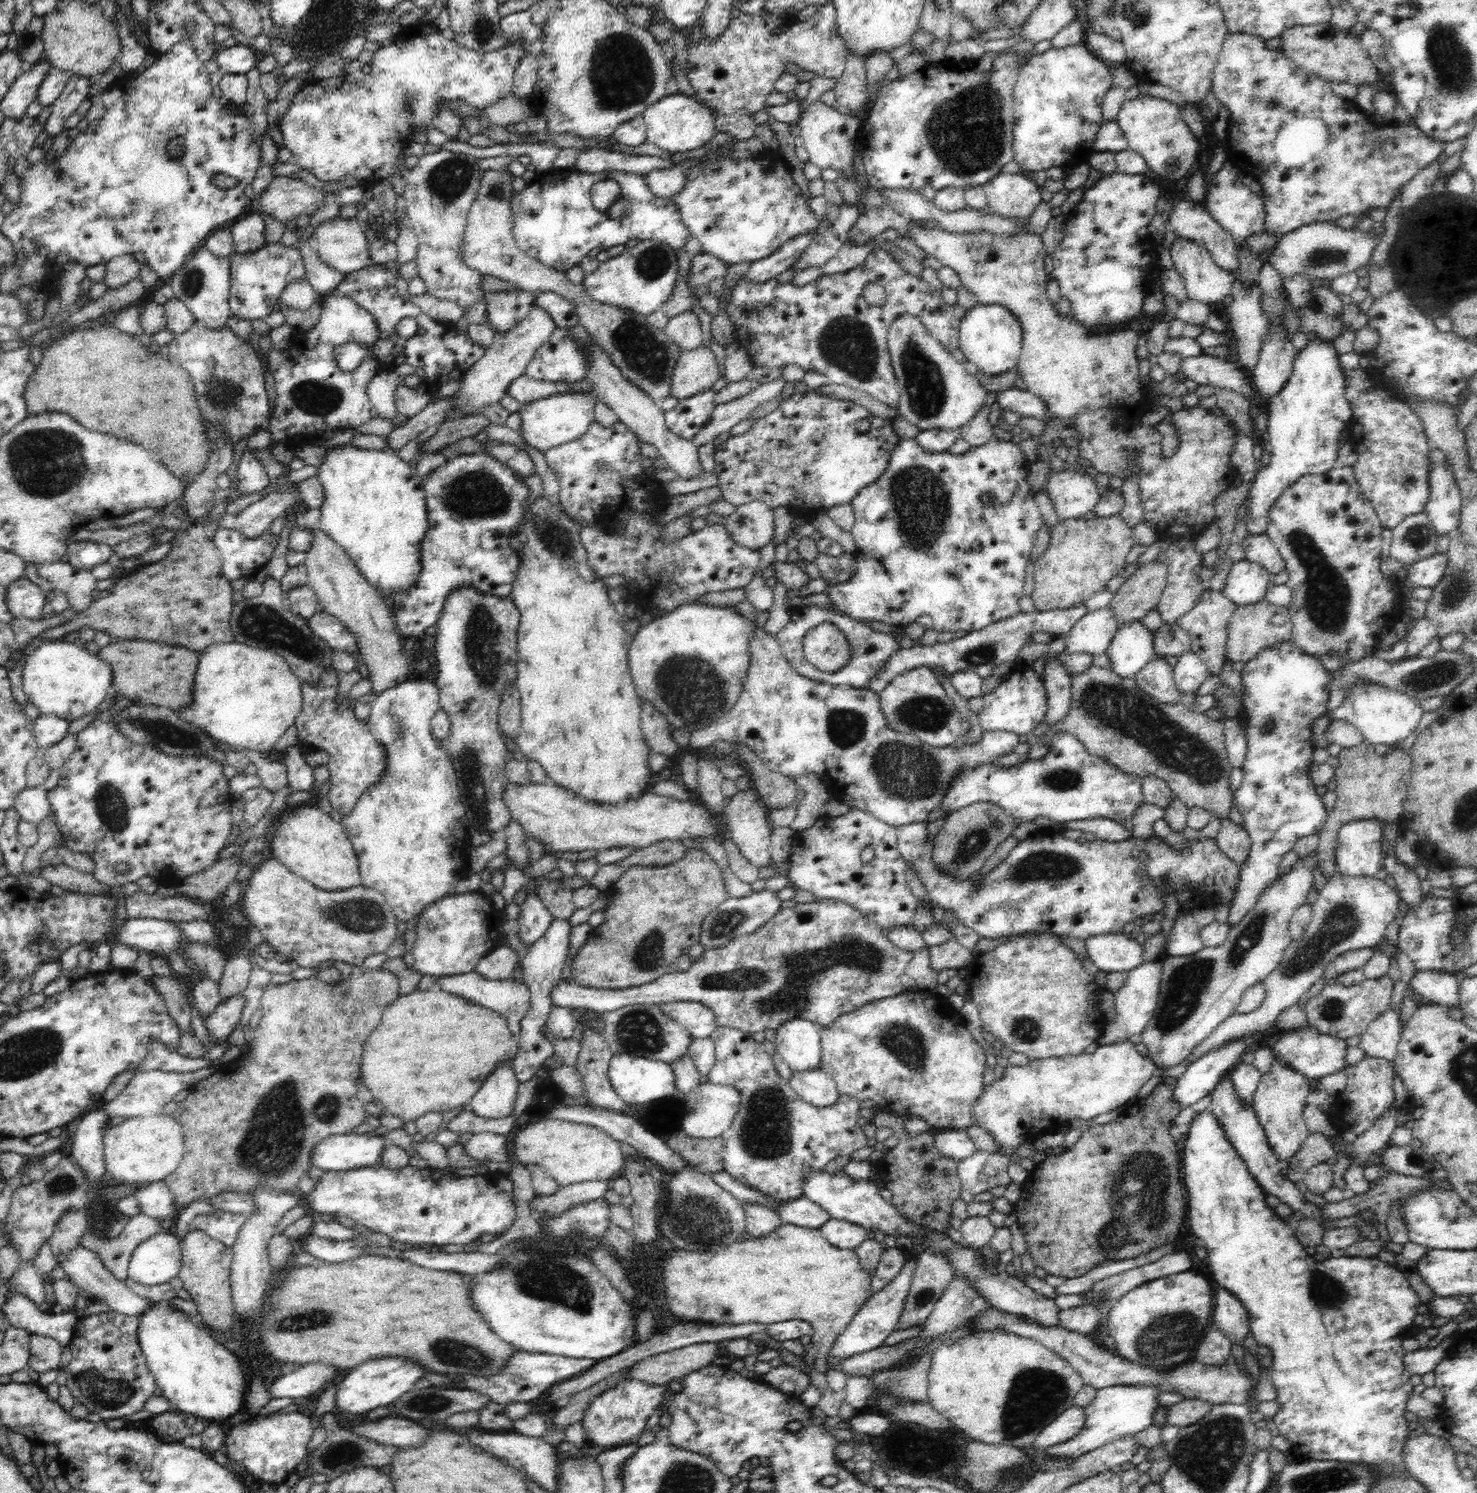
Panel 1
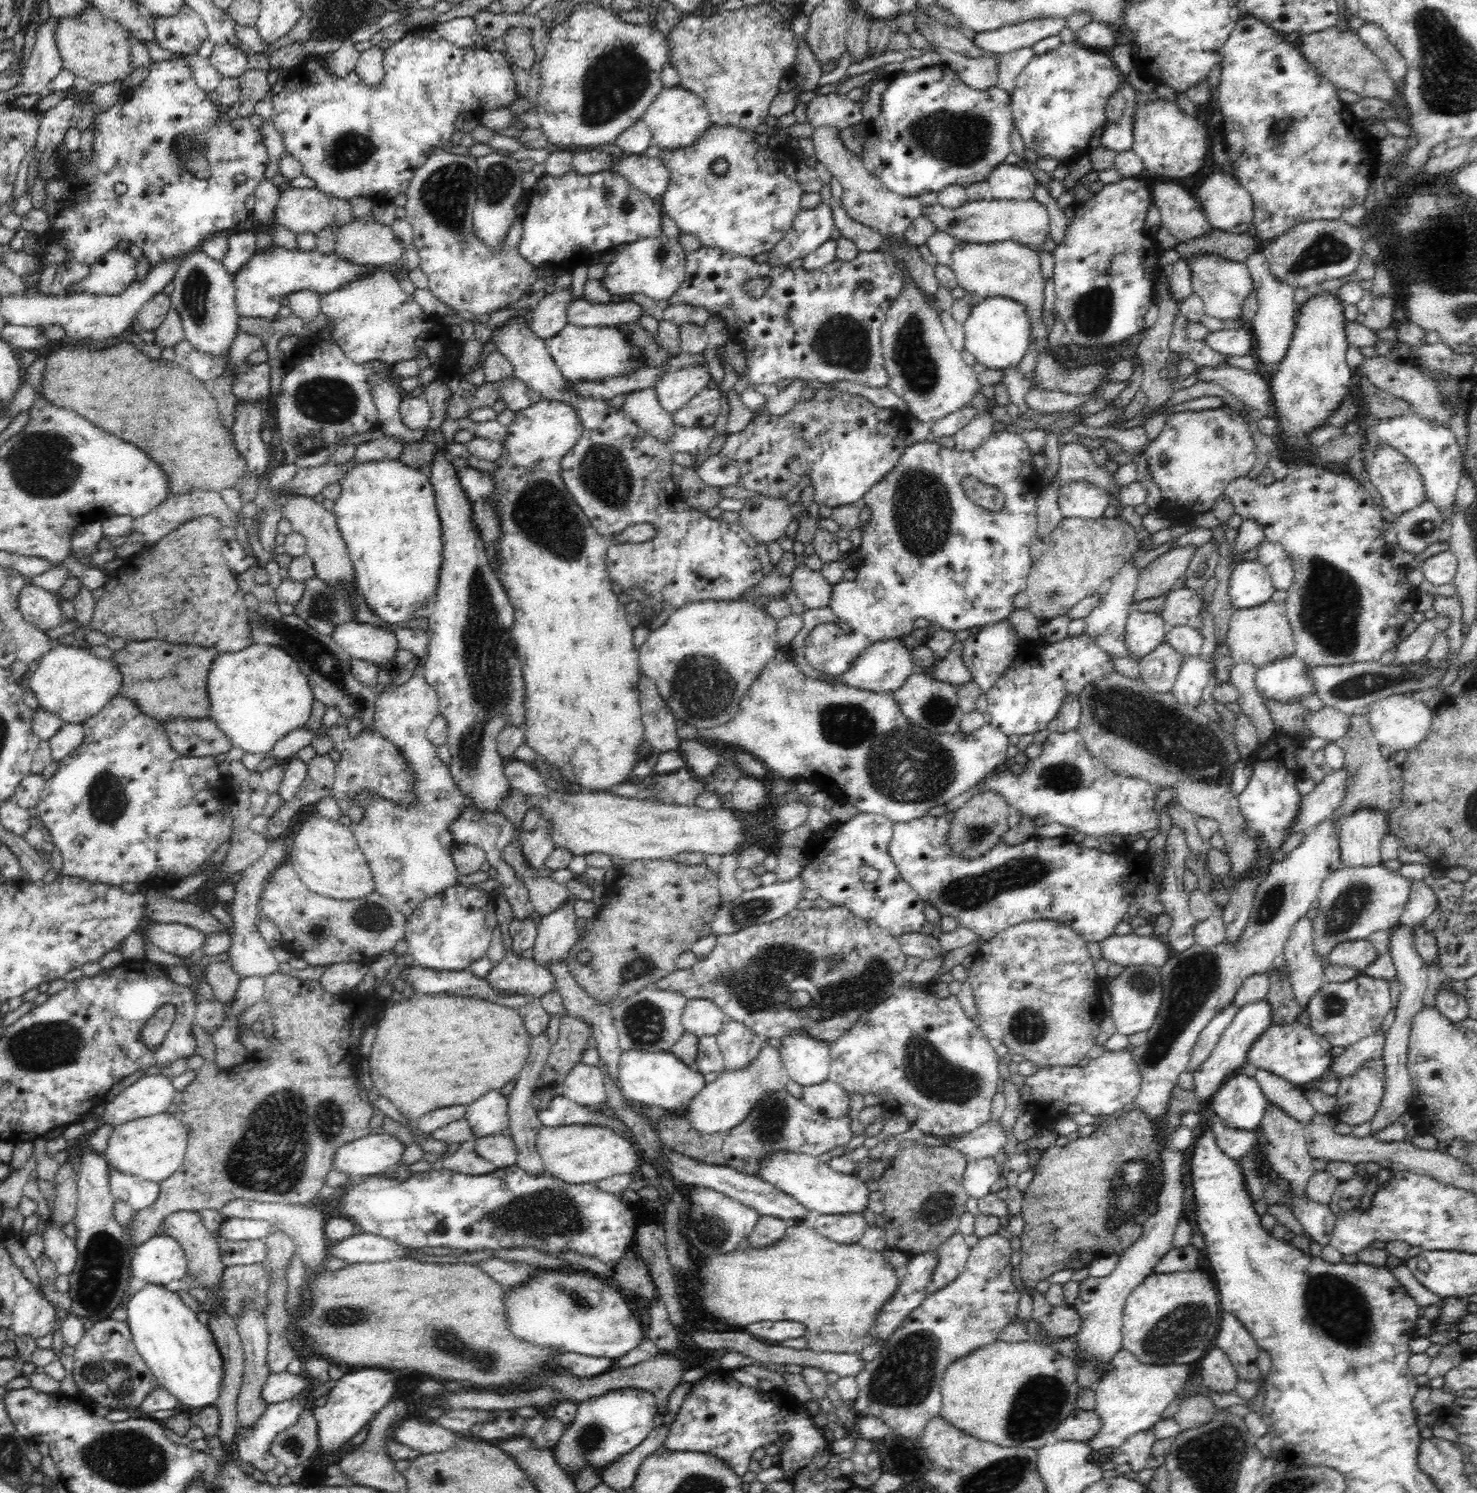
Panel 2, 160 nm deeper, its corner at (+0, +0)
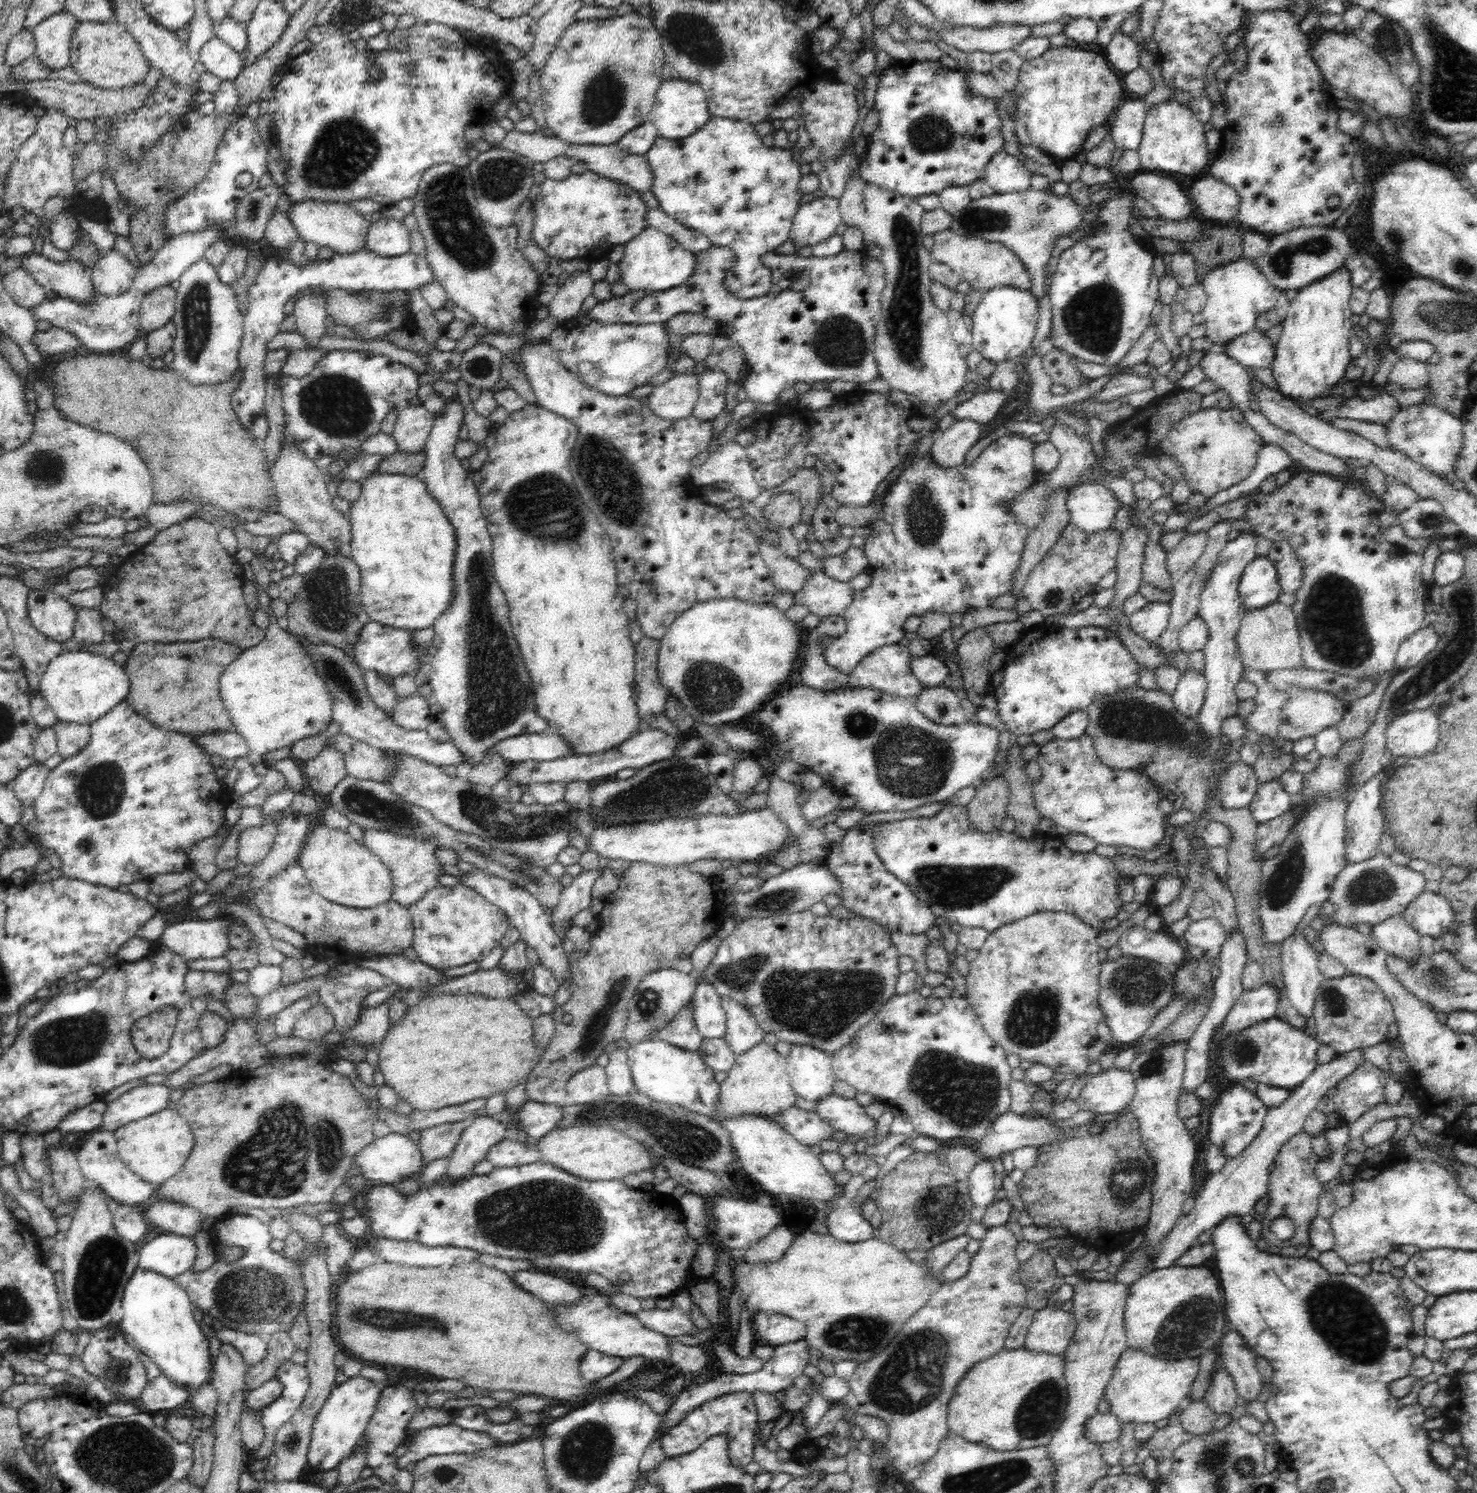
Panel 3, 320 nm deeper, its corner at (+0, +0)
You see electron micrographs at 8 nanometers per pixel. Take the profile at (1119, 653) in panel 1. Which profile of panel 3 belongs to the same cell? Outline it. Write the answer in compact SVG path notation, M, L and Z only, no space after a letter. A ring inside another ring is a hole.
M1164 601L1147 602L1138 612L1128 617L1131 628L1138 637L1154 644L1166 630L1171 612L1171 603Z

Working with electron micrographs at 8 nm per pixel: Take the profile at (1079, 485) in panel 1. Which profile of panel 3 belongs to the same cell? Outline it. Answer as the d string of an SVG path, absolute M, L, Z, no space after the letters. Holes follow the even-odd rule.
M1098 482L1074 486L1066 507L1070 511L1071 523L1084 533L1097 534L1121 527L1116 521L1120 501L1108 487Z

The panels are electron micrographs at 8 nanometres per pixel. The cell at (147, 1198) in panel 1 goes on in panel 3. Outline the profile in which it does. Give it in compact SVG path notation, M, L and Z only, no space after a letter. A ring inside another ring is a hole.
M94 1131L90 1138L78 1148L76 1154L82 1174L88 1183L93 1182L104 1190L106 1195L112 1197L118 1204L143 1208L151 1201L156 1192L156 1187L149 1182L144 1182L135 1175L120 1159L116 1135L112 1131Z

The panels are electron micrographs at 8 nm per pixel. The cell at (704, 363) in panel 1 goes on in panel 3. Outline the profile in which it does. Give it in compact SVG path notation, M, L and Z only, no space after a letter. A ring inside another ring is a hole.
M696 374L676 375L658 385L647 397L647 407L664 420L680 420L692 416L699 397Z

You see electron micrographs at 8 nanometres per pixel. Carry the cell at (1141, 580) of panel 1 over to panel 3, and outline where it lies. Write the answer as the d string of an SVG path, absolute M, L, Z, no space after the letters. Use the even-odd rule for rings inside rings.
M1198 532L1198 534L1185 535L1175 548L1167 552L1166 569L1172 575L1172 578L1179 578L1196 562L1197 558L1206 550L1208 542L1207 532Z

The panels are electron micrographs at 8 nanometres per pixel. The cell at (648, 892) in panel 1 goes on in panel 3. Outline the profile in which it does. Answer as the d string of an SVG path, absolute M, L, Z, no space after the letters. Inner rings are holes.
M644 862L630 865L619 877L618 889L602 898L604 906L596 915L598 926L591 936L592 948L588 952L574 949L569 954L573 978L570 999L552 1012L556 1023L552 1040L525 1080L528 1101L556 1106L567 1104L566 1086L569 1078L583 1068L596 1064L596 1058L607 1051L609 1043L624 1038L628 1008L644 976L656 969L672 967L676 958L689 956L700 942L716 934L727 915L727 905L722 897L723 891L716 876L696 874L686 864L676 867L655 866ZM565 1014L572 1014L570 1024L562 1021Z

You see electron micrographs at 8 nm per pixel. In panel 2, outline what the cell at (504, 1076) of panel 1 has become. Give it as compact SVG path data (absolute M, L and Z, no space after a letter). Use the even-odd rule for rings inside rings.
M500 1090L486 1092L482 1098L467 1105L465 1119L473 1132L473 1138L498 1135L508 1126L508 1101Z

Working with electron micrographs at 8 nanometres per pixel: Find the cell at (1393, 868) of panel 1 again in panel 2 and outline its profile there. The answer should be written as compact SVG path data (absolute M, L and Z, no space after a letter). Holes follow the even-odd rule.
M1413 880L1410 886L1408 902L1399 918L1399 923L1406 926L1424 924L1426 918L1436 910L1439 905L1433 887L1428 886L1424 880Z

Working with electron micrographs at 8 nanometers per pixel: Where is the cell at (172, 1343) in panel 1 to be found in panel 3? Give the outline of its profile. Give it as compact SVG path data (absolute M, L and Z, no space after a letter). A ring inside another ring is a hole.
M137 1267L125 1284L121 1306L122 1317L116 1322L119 1330L132 1336L137 1348L151 1358L160 1372L174 1383L188 1387L190 1396L192 1391L211 1382L209 1341L192 1316L188 1293L174 1279Z

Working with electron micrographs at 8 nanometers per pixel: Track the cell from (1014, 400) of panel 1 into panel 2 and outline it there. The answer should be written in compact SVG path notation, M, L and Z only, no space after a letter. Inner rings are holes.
M1032 387L1024 397L1027 409L1034 409L1044 414L1074 411L1080 408L1084 402L1094 400L1100 396L1100 392L1094 394L1065 394L1060 390L1050 392Z

